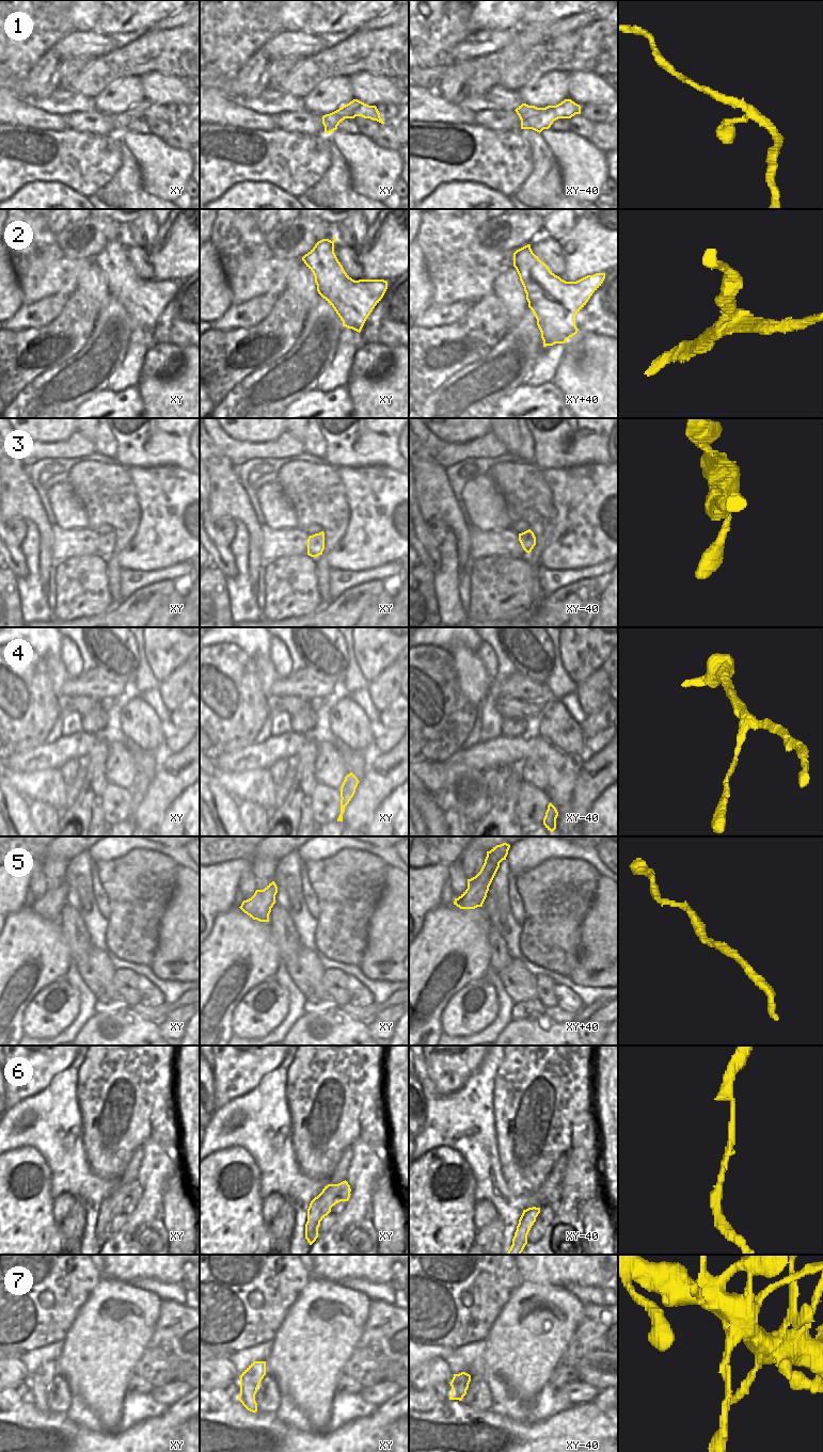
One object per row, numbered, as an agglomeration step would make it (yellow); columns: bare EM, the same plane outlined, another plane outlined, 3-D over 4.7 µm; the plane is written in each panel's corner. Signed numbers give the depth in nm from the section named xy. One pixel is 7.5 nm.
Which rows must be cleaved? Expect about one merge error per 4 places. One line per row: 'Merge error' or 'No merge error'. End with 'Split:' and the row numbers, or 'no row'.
1: No merge error
2: No merge error
3: No merge error
4: No merge error
5: No merge error
6: No merge error
7: Merge error
Split: 7.

